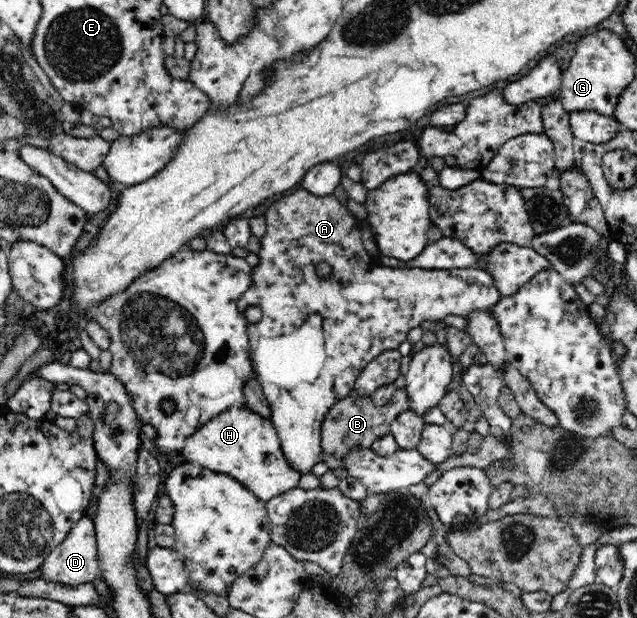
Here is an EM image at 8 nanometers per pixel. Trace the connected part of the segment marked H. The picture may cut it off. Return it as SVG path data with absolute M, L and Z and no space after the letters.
M231 407L207 421L206 425L186 438L182 455L187 463L198 464L236 479L264 503L298 487L301 478L300 472L286 462L278 432L271 420L252 412L248 407Z

